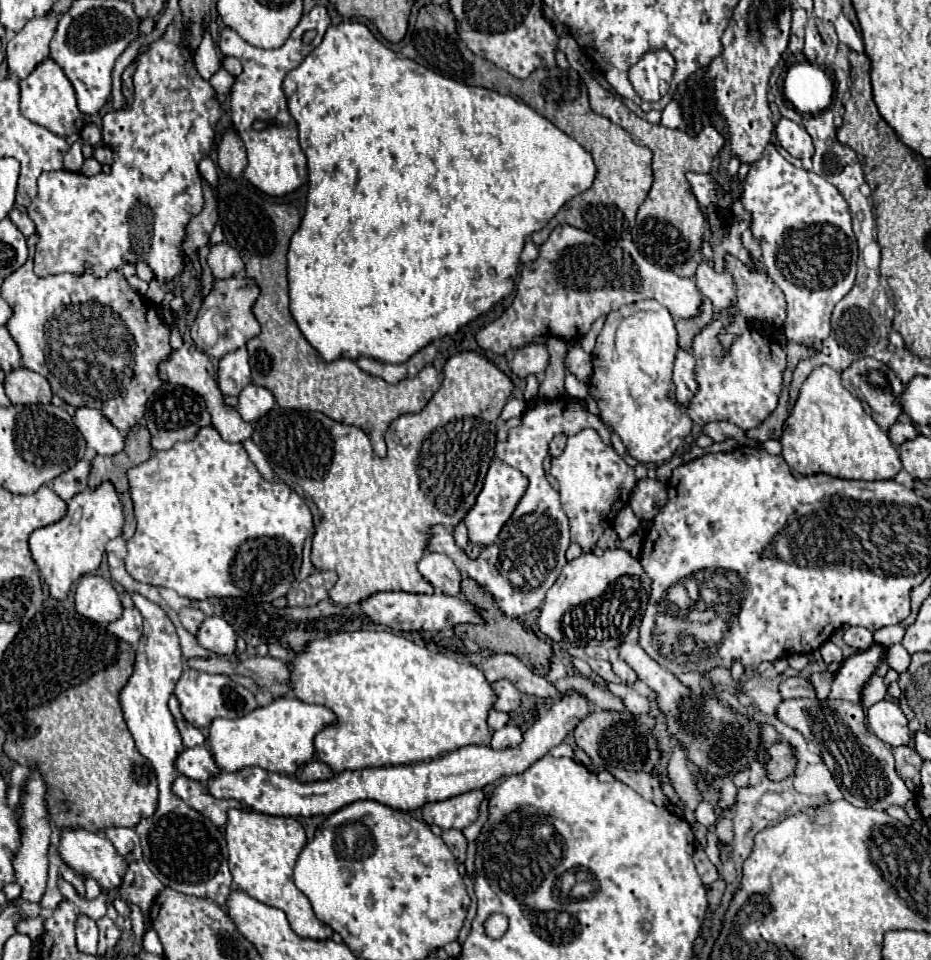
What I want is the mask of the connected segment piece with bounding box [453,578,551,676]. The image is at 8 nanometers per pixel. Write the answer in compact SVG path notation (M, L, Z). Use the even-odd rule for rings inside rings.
M463 578L461 580L461 594L467 594L469 602L479 610L483 624L459 624L455 626L455 634L465 632L467 638L471 638L479 648L497 652L497 654L513 654L517 656L521 662L527 664L527 668L531 668L535 674L545 676L549 670L549 658L551 658L551 644L545 640L539 640L533 630L527 630L519 620L513 620L505 614L501 614L501 610L497 610L497 604L493 602L493 598L489 598L489 594L485 594L485 590L481 590L481 586L477 586L477 582L473 582L471 578Z

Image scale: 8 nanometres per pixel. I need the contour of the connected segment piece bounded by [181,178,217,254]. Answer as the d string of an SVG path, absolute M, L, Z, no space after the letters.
M201 178L203 182L203 196L205 196L205 206L201 210L201 214L193 216L191 222L187 224L187 240L183 244L183 254L191 254L197 252L199 248L209 244L209 234L213 232L215 224L217 224L217 208L215 208L215 194L213 188Z

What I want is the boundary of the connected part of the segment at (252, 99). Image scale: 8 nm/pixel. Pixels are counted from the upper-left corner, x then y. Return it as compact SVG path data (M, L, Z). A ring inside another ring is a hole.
M315 6L293 28L293 32L289 34L285 44L281 48L273 48L273 50L263 50L263 48L251 46L231 28L225 28L221 32L221 38L219 38L221 54L235 56L243 66L243 72L235 78L235 84L231 88L231 120L245 142L247 158L249 158L249 164L243 170L243 176L253 186L257 186L259 190L263 190L269 196L283 196L307 182L307 158L299 148L297 124L293 122L293 118L287 110L287 102L285 102L281 84L283 84L283 78L287 76L287 72L297 68L303 62L303 58L323 40L323 34L329 24L331 24L331 18L327 14L327 8ZM255 120L267 122L267 128L255 130L253 128Z

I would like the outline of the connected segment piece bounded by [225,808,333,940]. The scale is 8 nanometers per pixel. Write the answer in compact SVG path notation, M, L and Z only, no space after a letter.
M231 808L225 824L225 840L229 850L229 870L239 890L247 892L251 898L267 906L283 910L295 934L313 940L331 938L333 930L317 920L307 896L293 884L293 866L301 848L305 846L305 830L295 818L269 816L251 808Z

